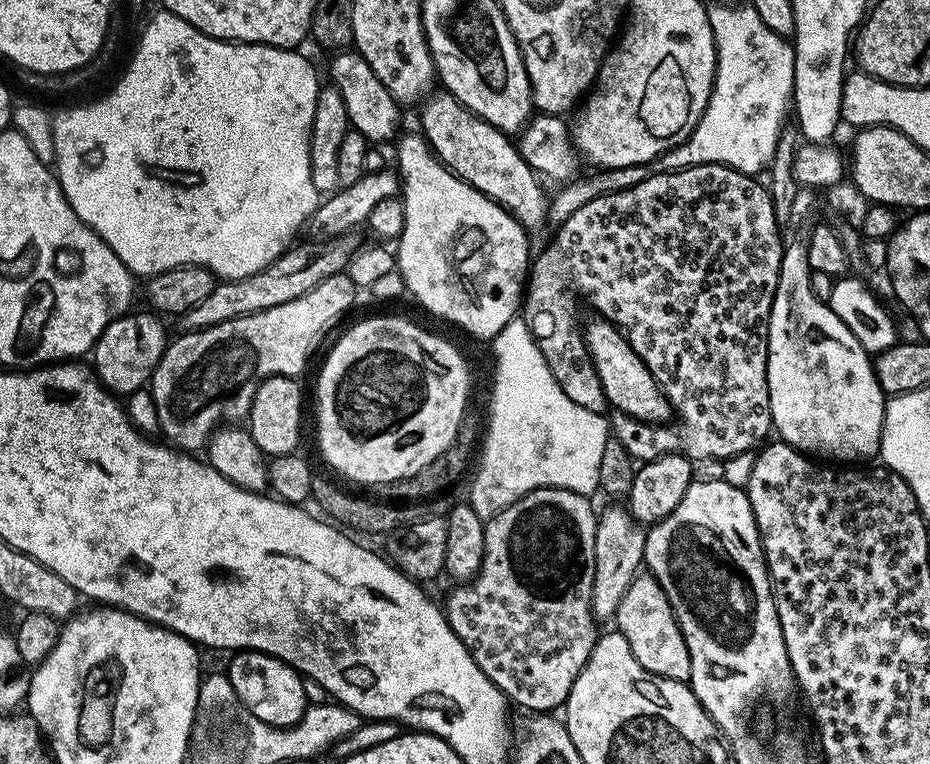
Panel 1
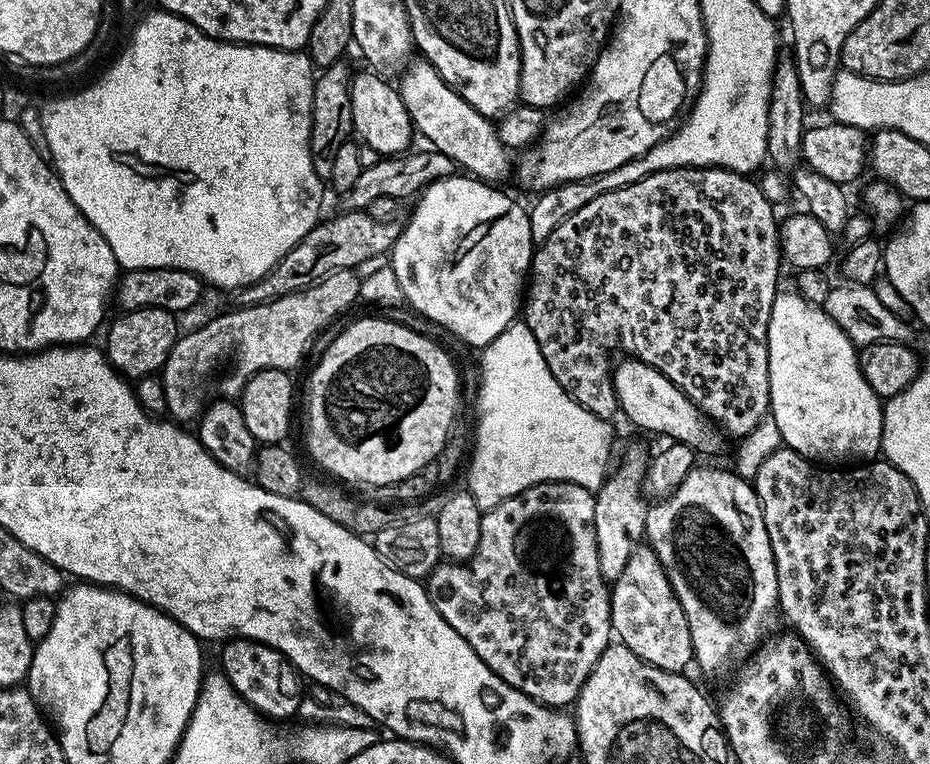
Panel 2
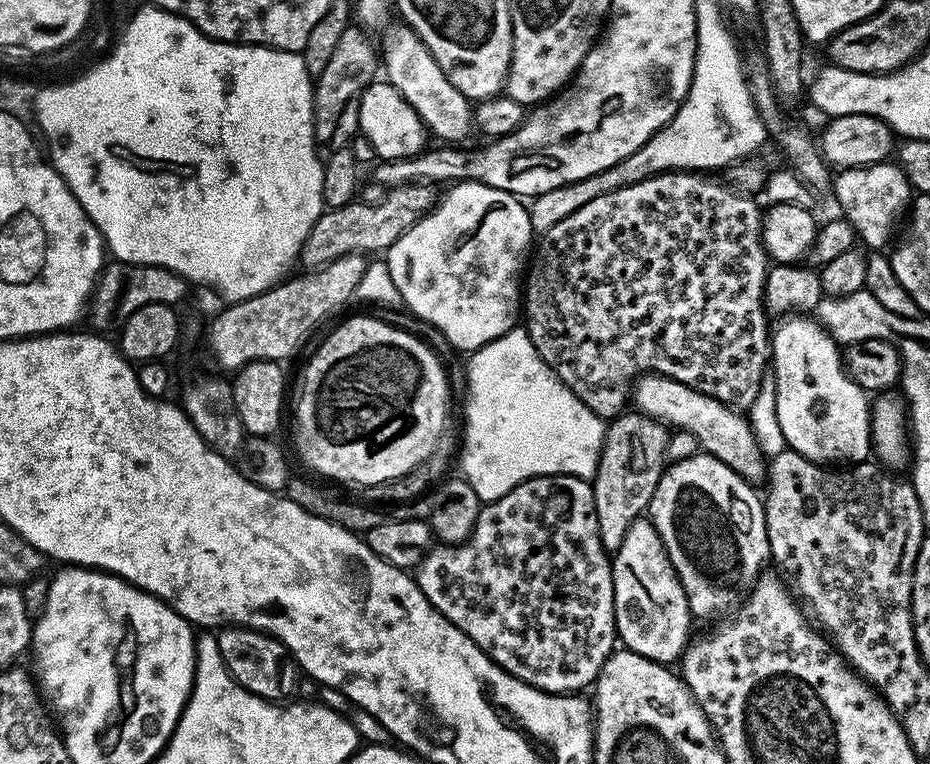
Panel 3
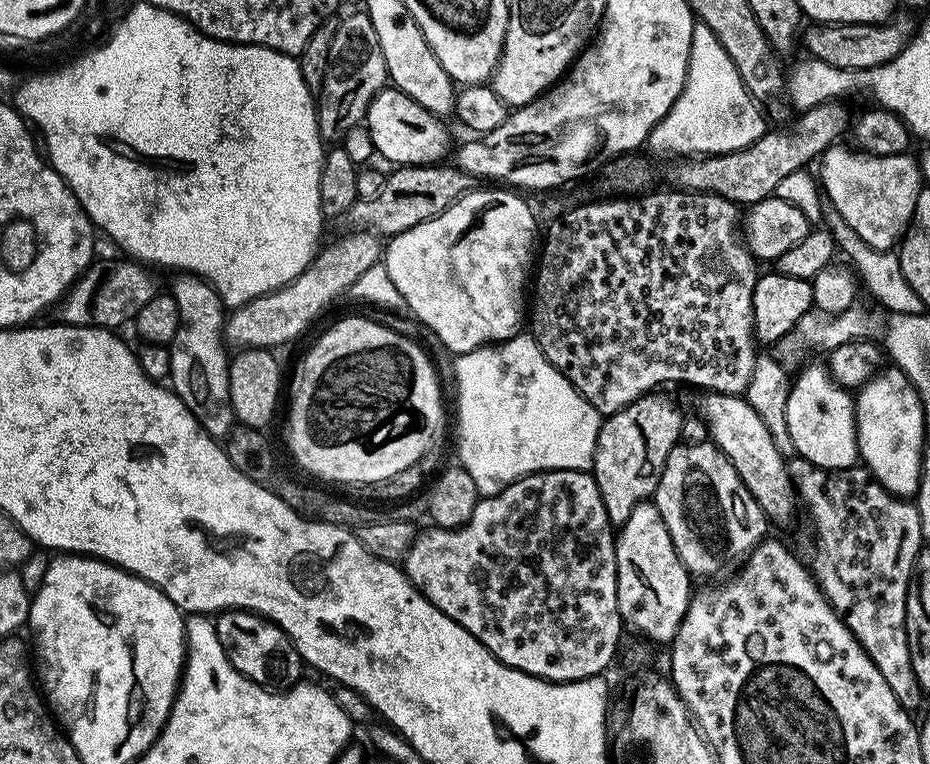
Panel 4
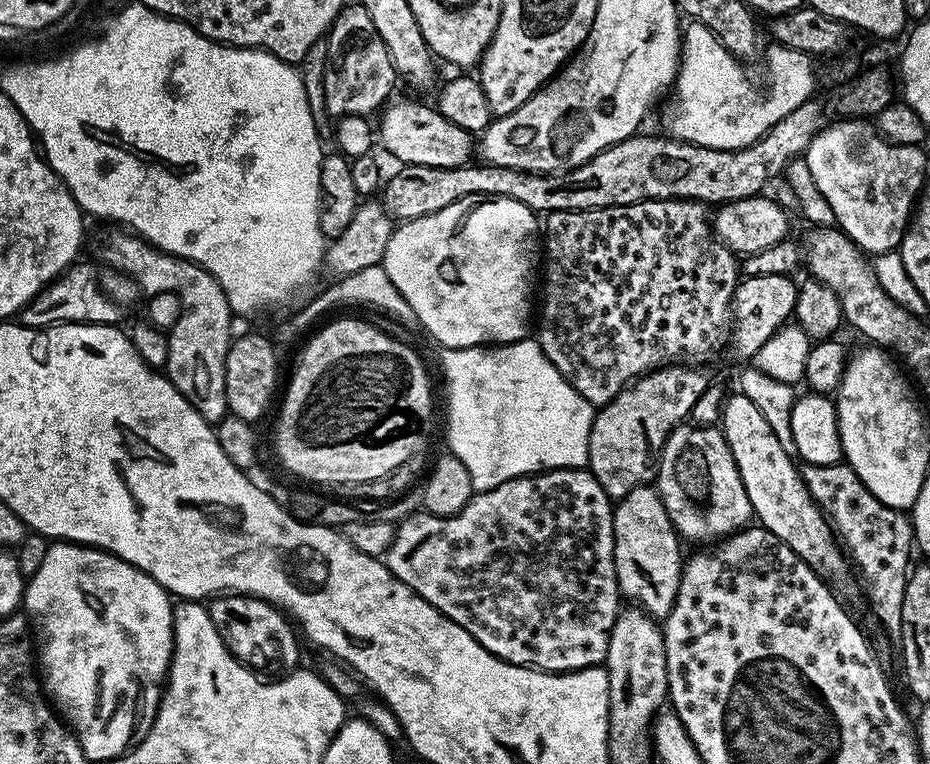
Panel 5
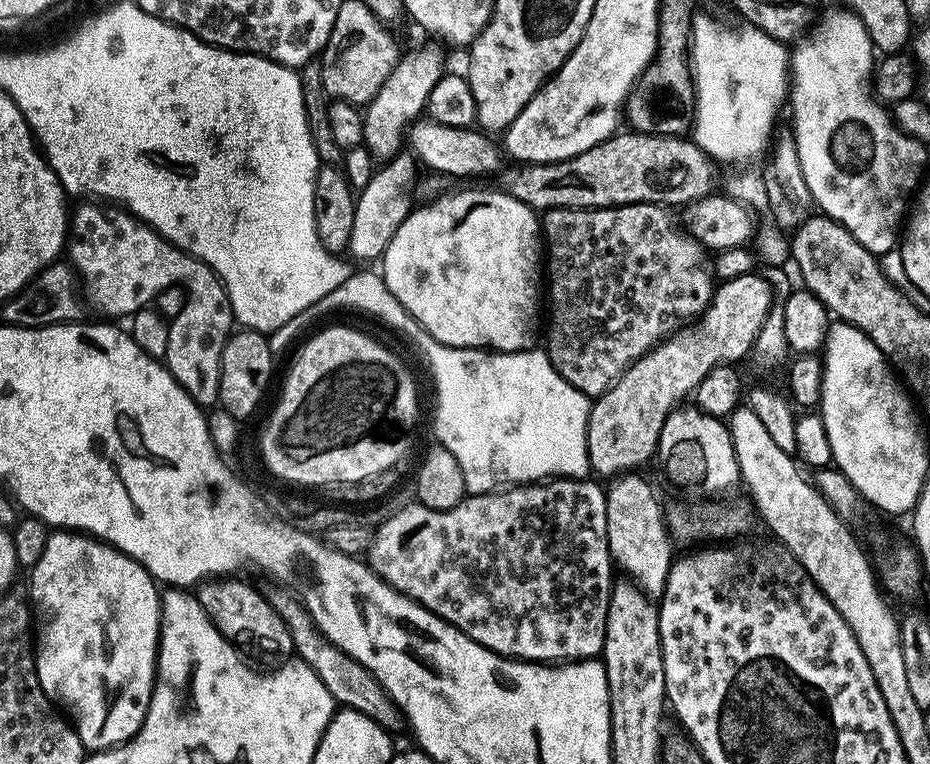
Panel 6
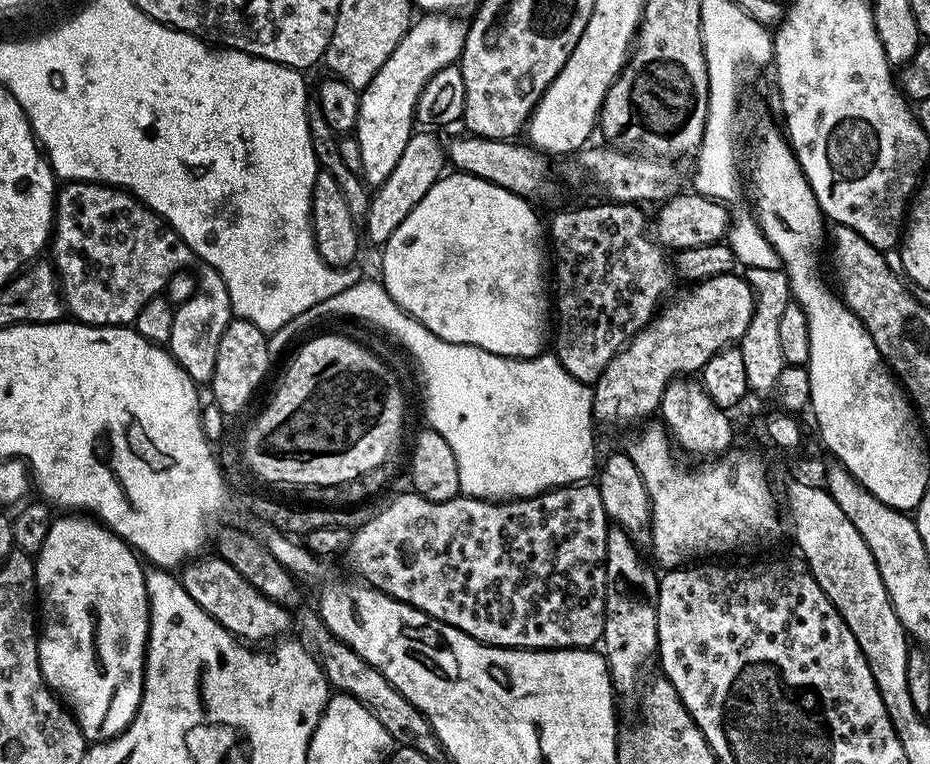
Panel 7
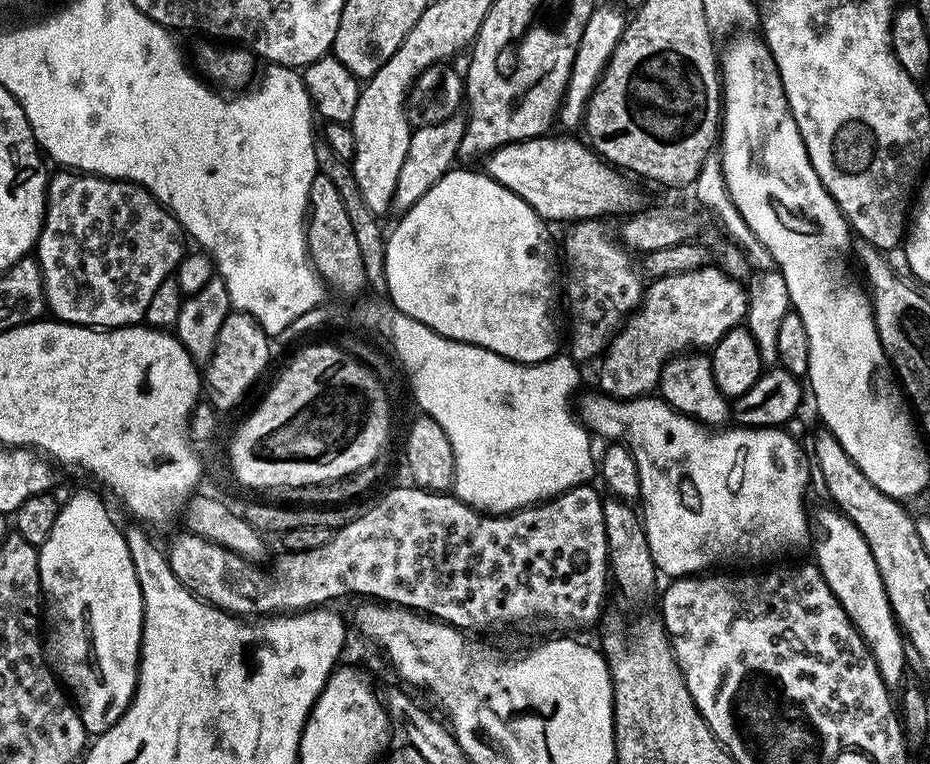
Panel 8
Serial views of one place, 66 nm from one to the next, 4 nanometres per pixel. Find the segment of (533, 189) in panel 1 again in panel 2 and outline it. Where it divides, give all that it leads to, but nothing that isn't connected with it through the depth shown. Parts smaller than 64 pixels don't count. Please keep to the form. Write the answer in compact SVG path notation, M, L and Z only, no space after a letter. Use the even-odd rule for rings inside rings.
M416 58L409 63L406 71L399 77L398 87L400 89L400 97L406 106L406 110L412 119L413 129L417 133L420 132L429 140L431 147L435 151L446 154L446 158L450 158L453 165L457 169L463 170L467 175L485 182L500 182L504 175L509 175L510 160L508 164L509 149L506 148L496 133L497 125L493 123L487 116L483 116L478 110L474 110L474 106L470 106L470 102L463 100L453 88L449 86L443 78L438 74L438 70L429 60Z

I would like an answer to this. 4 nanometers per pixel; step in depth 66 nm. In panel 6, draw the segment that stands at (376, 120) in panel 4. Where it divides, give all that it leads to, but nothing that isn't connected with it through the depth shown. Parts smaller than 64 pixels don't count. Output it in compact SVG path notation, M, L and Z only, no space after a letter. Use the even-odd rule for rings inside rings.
M420 118L411 125L406 136L407 143L412 143L411 151L417 161L424 164L433 173L441 177L448 176L488 176L500 172L502 162L502 148L496 144L491 135L477 130L475 127L455 128L454 126L439 124L431 118Z

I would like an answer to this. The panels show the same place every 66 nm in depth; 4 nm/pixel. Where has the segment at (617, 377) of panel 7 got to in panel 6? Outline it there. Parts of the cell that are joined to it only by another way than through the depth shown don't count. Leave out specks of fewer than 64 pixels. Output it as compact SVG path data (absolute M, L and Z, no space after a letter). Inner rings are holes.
M749 274L723 281L713 293L712 304L714 310L705 312L691 326L681 327L668 339L660 341L655 348L650 349L640 360L634 361L625 369L607 392L591 401L588 409L586 446L591 471L597 472L597 477L619 478L625 474L635 473L651 456L657 455L662 426L668 415L681 407L687 401L684 400L687 396L689 399L695 393L699 384L715 367L735 365L735 360L747 357L751 353L759 331L762 330L763 323L766 322L774 305L774 291L763 275Z

